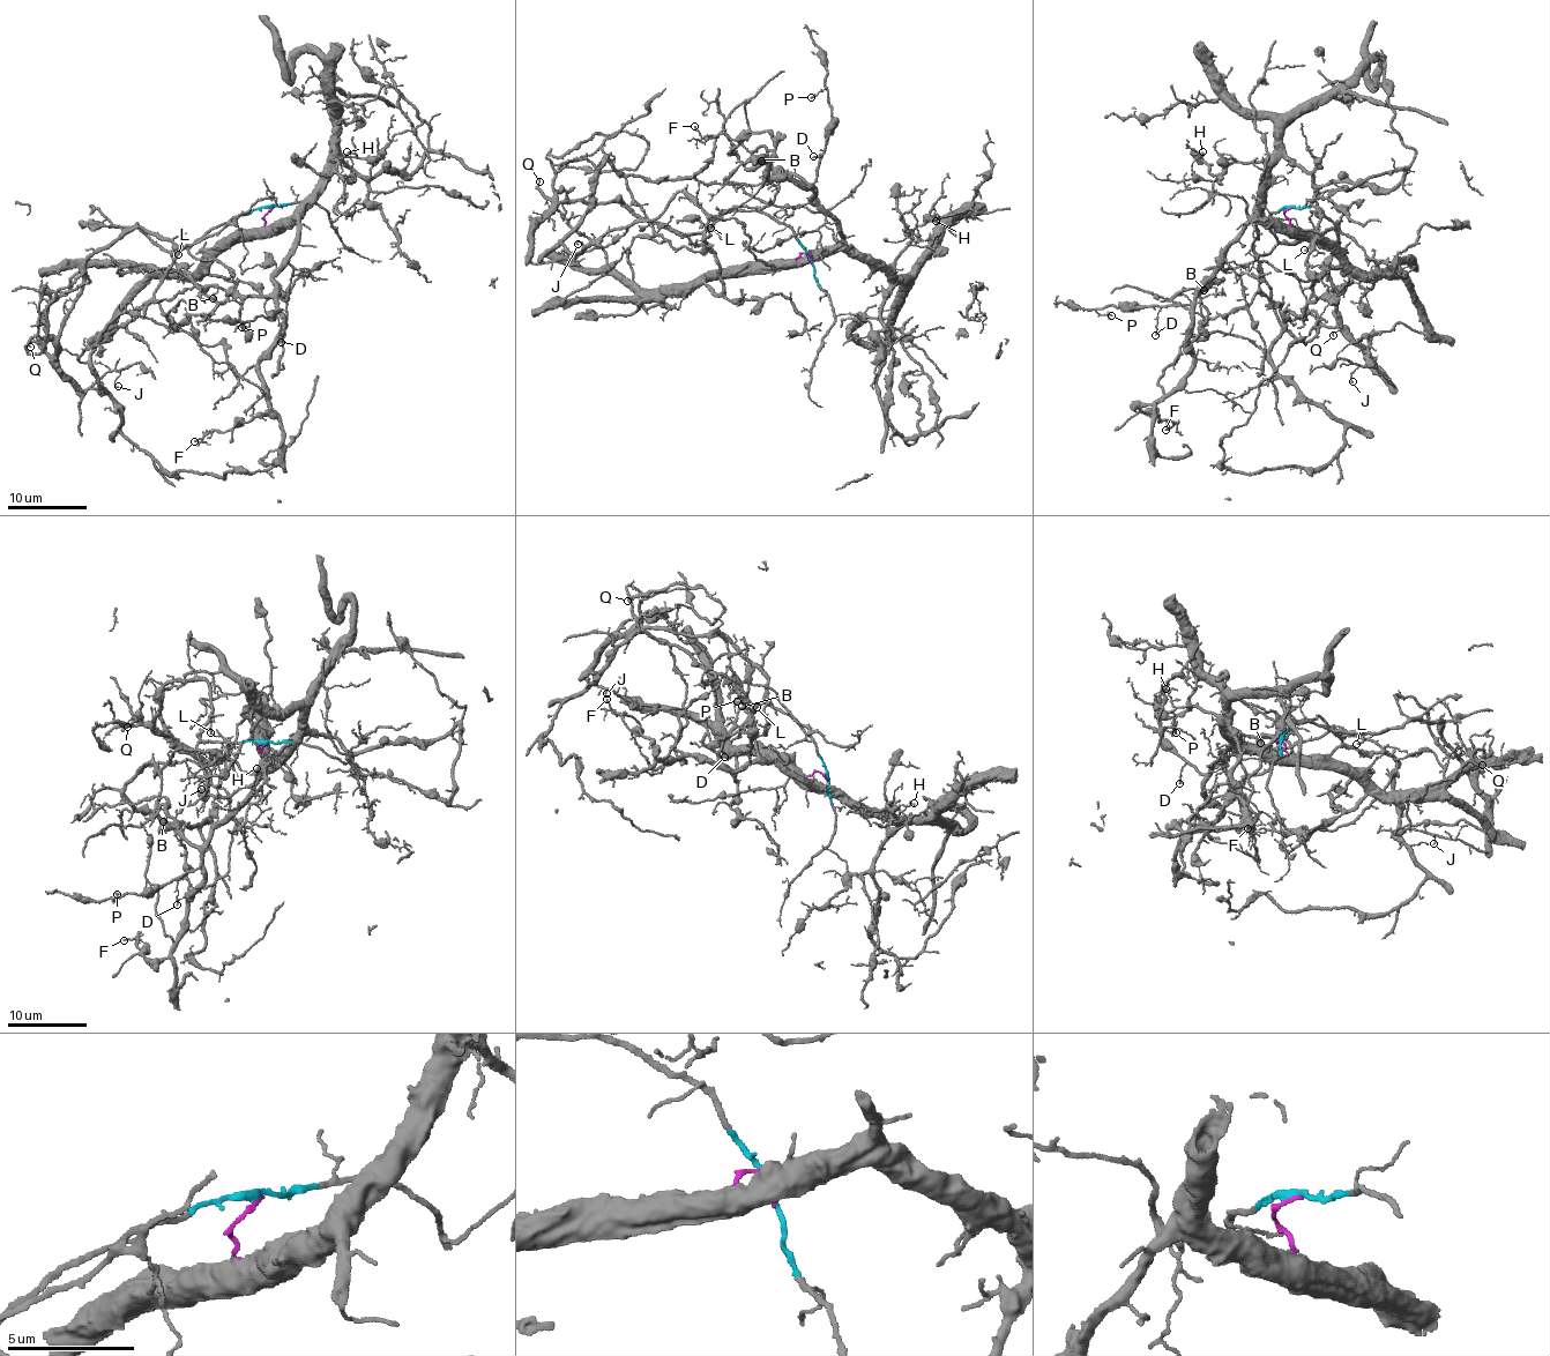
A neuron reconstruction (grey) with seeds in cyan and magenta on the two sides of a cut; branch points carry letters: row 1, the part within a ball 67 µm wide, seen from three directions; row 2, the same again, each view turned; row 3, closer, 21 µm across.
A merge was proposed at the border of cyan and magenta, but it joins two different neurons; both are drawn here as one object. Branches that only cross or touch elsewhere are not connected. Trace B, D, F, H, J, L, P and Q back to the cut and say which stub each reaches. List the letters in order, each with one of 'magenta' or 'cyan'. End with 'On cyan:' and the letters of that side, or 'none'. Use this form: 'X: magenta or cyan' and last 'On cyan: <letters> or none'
B: magenta
D: magenta
F: magenta
H: magenta
J: cyan
L: cyan
P: magenta
Q: cyan
On cyan: J, L, Q

